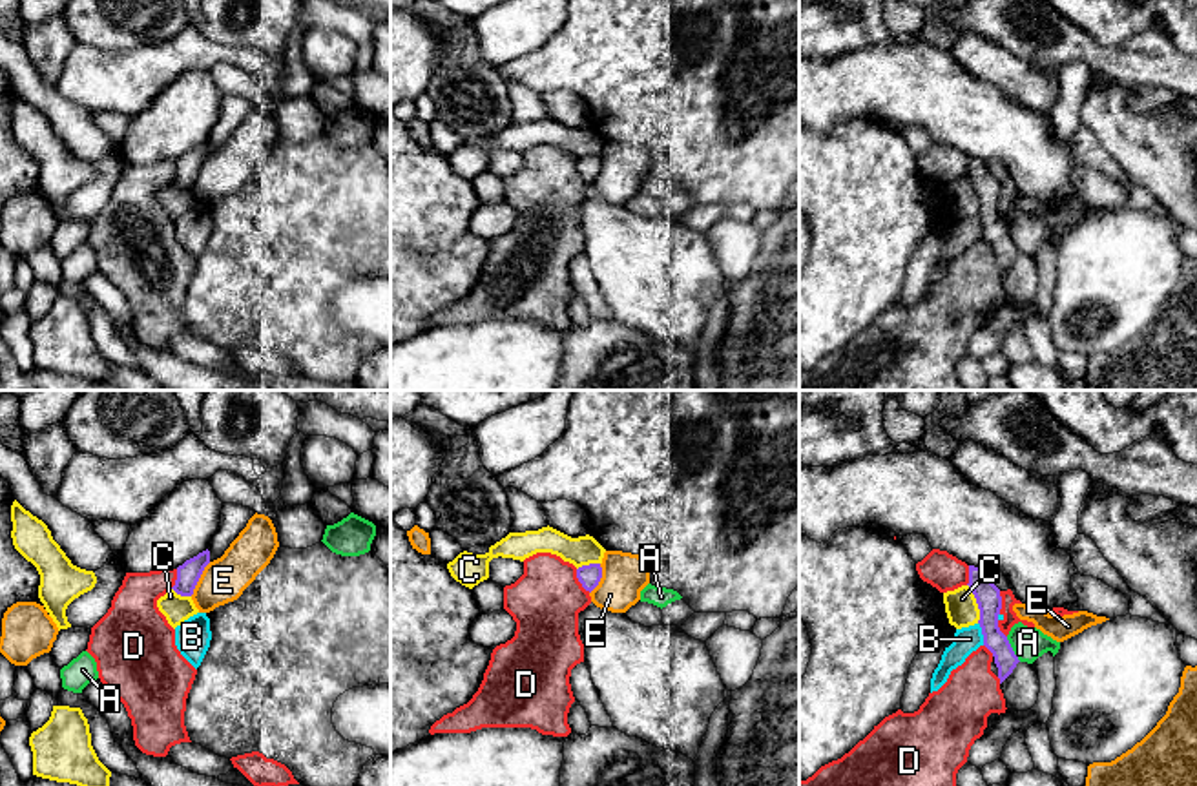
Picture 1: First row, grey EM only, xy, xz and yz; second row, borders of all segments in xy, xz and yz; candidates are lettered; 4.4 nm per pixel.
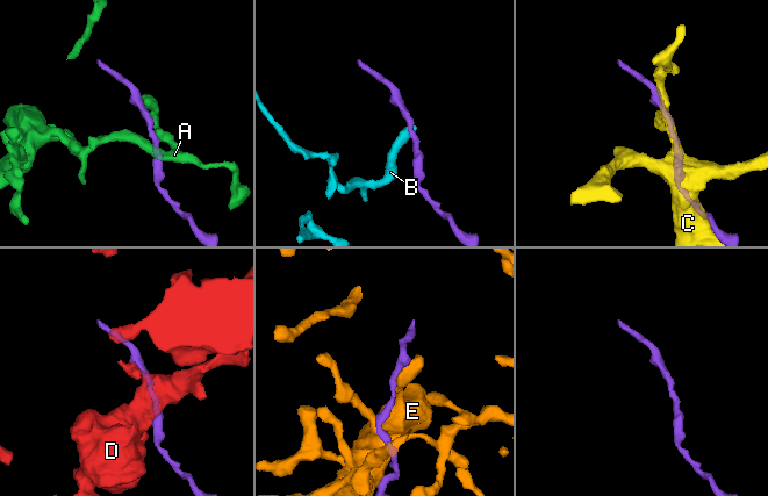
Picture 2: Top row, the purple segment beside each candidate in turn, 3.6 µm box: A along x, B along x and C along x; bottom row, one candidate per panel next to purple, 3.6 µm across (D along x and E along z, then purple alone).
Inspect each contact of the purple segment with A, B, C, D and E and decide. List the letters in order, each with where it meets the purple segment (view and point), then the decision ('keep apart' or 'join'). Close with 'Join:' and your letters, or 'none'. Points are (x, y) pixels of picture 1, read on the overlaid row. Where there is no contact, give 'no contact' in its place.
A: meets purple in yz at (1011, 650); keep apart
B: meets purple in yz at (982, 633); keep apart
C: meets purple in yz at (977, 602); keep apart
D: meets purple in xz at (579, 580); keep apart
E: meets purple in xy at (199, 577); keep apart
Join: none

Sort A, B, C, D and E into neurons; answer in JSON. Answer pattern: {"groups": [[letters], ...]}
{"groups": [["A"], ["B"], ["C"], ["D"], ["E"]]}

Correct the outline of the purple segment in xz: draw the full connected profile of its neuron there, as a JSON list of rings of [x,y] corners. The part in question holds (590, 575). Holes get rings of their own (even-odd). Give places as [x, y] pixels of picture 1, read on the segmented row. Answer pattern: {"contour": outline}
{"contour": [[[589,564],[589,565],[578,567],[577,578],[582,584],[582,587],[591,593],[602,578],[600,564]]]}

